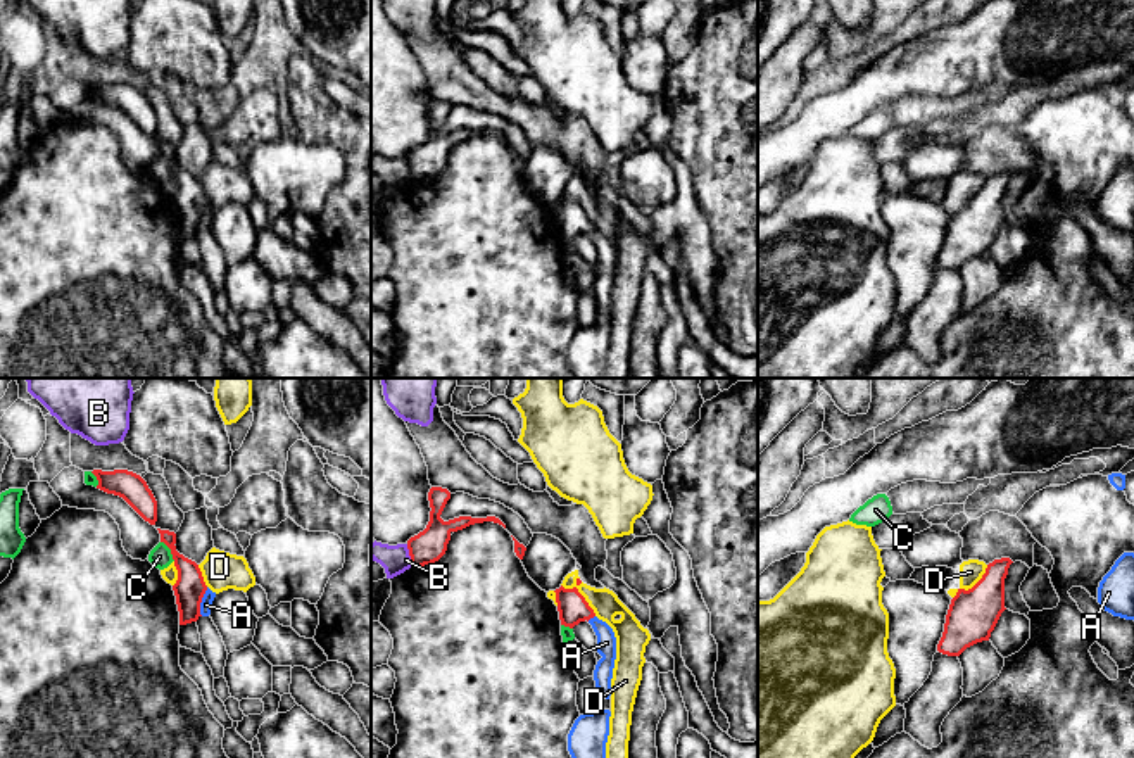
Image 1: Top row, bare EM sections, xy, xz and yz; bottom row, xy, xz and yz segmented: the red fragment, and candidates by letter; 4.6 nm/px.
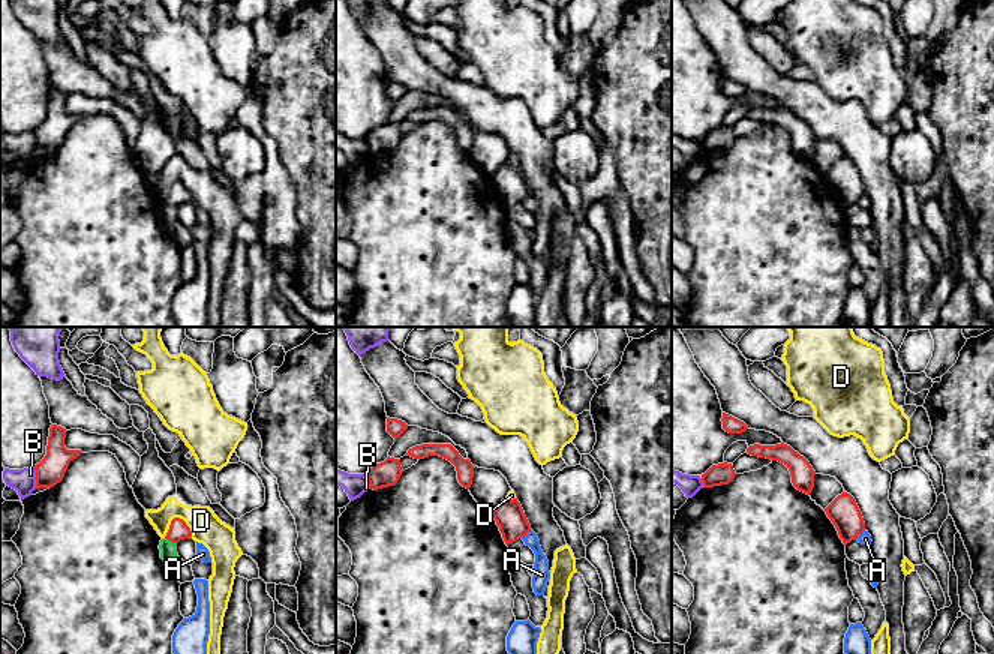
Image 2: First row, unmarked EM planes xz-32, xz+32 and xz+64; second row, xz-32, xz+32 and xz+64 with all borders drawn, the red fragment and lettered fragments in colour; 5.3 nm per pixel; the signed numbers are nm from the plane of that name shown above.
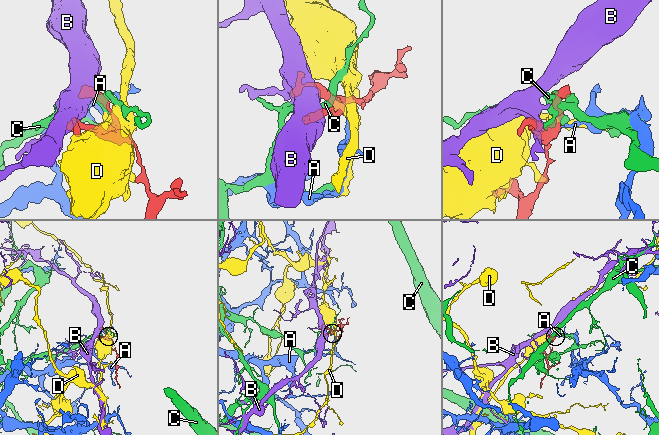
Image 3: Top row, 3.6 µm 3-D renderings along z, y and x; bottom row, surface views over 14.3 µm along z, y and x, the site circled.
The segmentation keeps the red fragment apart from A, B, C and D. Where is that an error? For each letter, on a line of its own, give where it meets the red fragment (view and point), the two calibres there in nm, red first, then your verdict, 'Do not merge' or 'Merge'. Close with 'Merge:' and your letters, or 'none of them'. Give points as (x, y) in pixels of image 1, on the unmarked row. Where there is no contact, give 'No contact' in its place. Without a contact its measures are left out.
A: Touches red at xy (201, 214). Thickness 140 nm (red) against 60 nm. Do not merge
B: Touches red at xz (409, 168). Thickness 160 nm (red) against 140 nm. Do not merge
C: Touches red at xy (171, 164). Thickness 140 nm (red) against 100 nm. Do not merge
D: Touches red at xz (580, 208). Thickness 140 nm (red) against 130 nm. Do not merge
Merge: none of them

